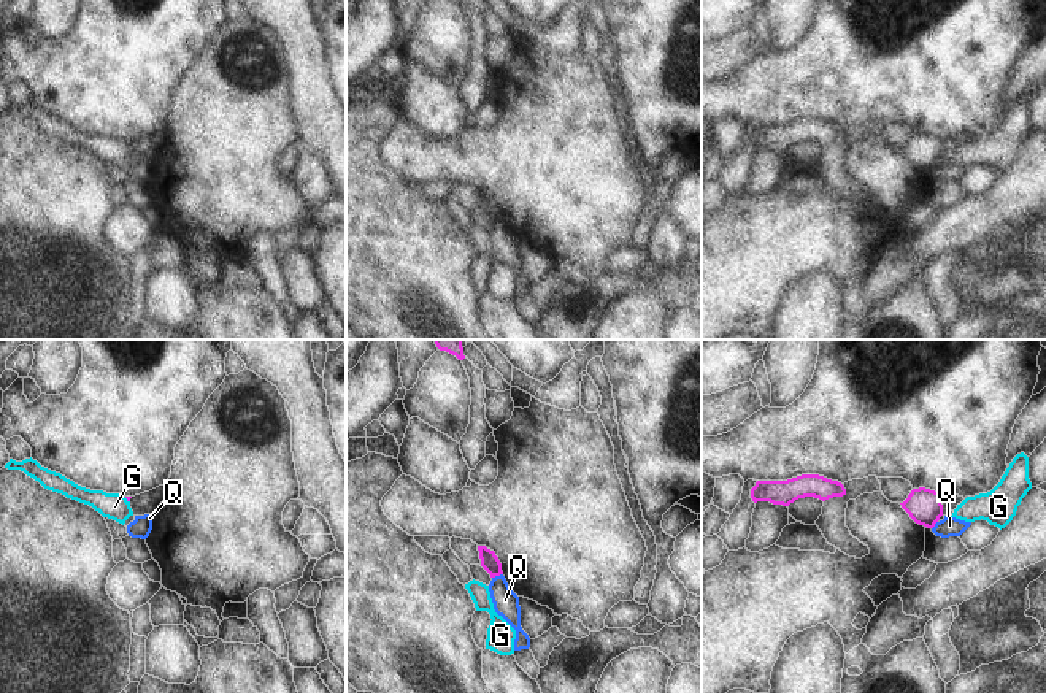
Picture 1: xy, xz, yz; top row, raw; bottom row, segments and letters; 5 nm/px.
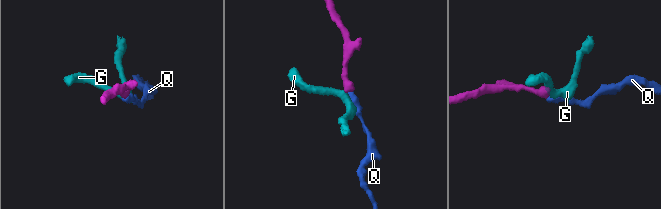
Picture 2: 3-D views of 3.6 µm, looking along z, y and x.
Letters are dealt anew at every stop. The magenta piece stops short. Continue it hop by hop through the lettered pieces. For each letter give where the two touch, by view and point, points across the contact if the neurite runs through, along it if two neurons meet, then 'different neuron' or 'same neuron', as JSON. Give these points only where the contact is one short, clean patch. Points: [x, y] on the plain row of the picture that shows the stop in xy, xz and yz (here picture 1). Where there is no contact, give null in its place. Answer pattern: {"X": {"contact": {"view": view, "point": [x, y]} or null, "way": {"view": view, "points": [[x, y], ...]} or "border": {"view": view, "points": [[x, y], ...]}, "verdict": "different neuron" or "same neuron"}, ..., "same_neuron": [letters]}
{"G": {"contact": {"view": "xy", "point": [127, 145]}, "way": {"view": "xy", "points": [[126, 142], [127, 145], [115, 151]]}, "verdict": "same neuron"}, "Q": {"contact": {"view": "xz", "point": [497, 219]}, "border": {"view": "xz", "points": [[502, 218], [492, 222]]}, "verdict": "different neuron"}, "same_neuron": ["G"]}

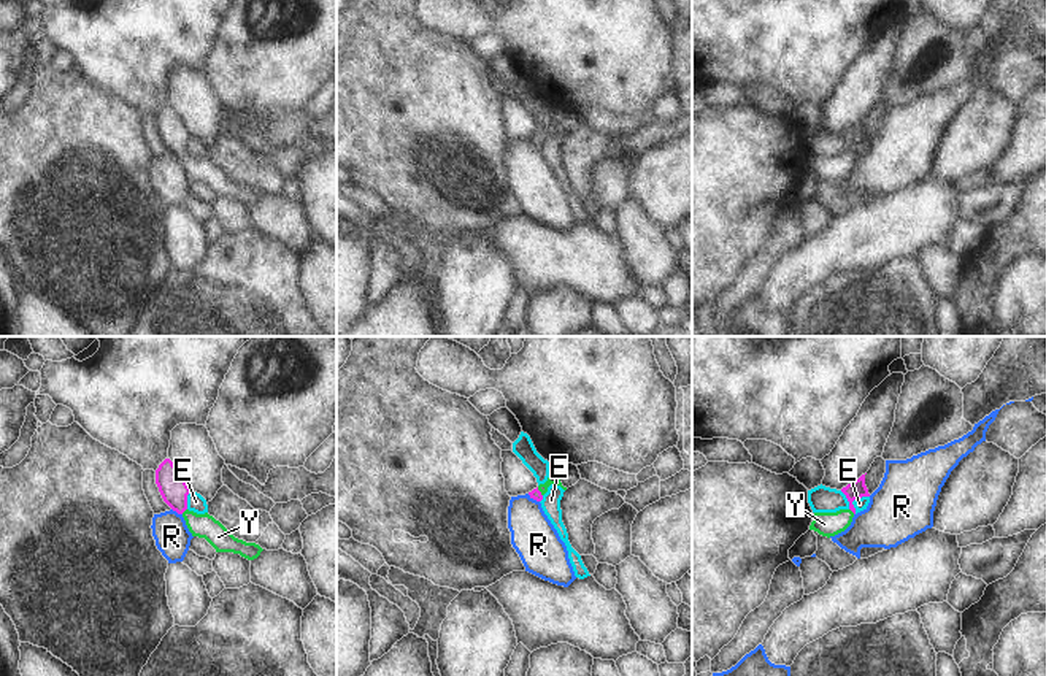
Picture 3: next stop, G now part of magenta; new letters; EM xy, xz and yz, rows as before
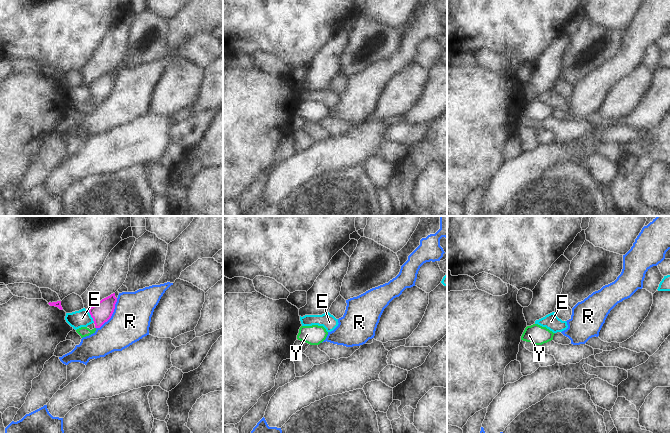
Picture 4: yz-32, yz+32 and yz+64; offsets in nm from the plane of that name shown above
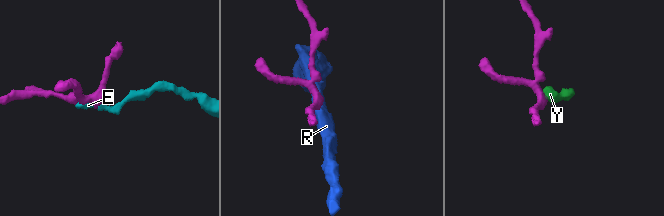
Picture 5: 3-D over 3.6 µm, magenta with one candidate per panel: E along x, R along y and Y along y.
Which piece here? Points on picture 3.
{"E": {"contact": {"view": "yz", "point": [854, 143]}, "border": {"view": "yz", "points": [[840, 135], [849, 146], [869, 142]]}, "verdict": "different neuron"}, "R": {"contact": {"view": "xy", "point": [176, 156]}, "border": {"view": "xy", "points": [[172, 153], [181, 159]]}, "verdict": "different neuron"}, "Y": {"contact": {"view": "xy", "point": [183, 156]}, "way": {"view": "xy", "points": [[172, 130], [183, 156], [203, 170]]}, "verdict": "same neuron"}, "same_neuron": ["Y"]}

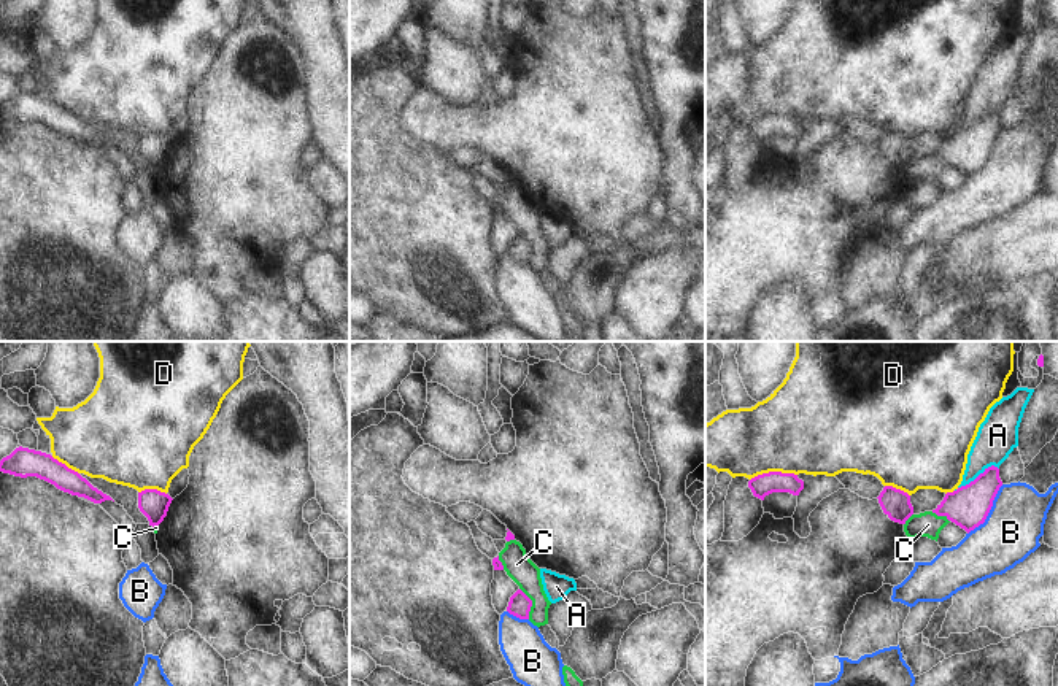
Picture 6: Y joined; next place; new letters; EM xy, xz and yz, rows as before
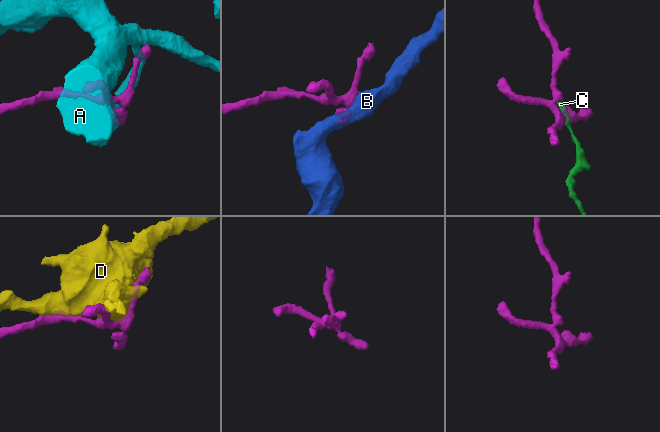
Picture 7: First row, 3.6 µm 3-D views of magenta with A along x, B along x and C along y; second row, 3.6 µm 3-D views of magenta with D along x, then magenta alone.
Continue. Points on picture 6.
{"A": {"contact": {"view": "yz", "point": [977, 121]}, "verdict": "different neuron"}, "B": {"contact": {"view": "yz", "point": [988, 156]}, "border": {"view": "yz", "points": [[1003, 129], [987, 162], [968, 178]]}, "verdict": "different neuron"}, "C": {"contact": {"view": "xz", "point": [531, 248]}, "border": {"view": "xz", "points": [[520, 232], [531, 245], [529, 262]]}, "verdict": "different neuron"}, "D": {"contact": {"view": "yz", "point": [772, 116]}, "verdict": "different neuron"}, "same_neuron": []}

